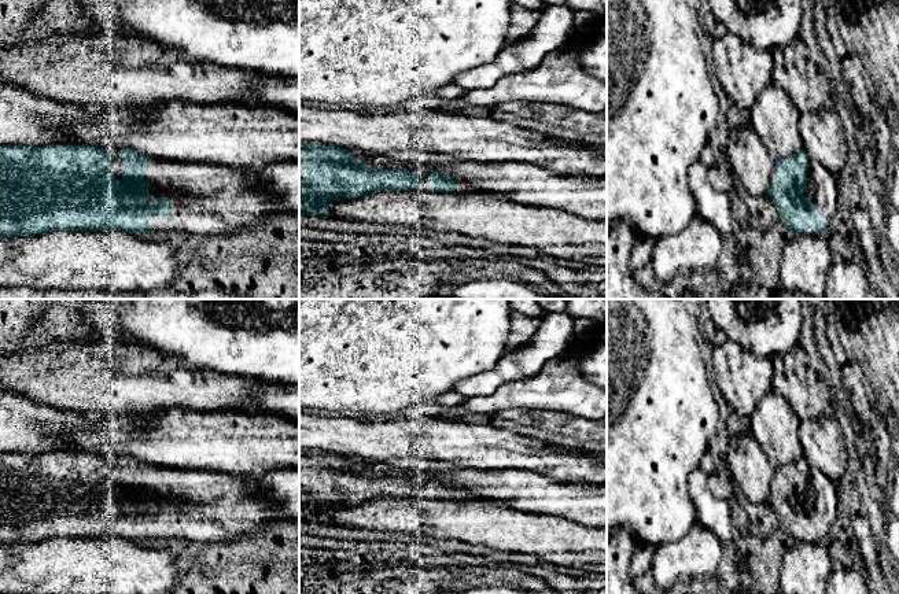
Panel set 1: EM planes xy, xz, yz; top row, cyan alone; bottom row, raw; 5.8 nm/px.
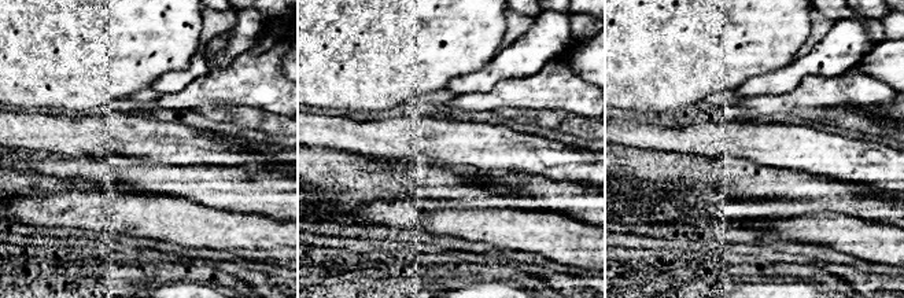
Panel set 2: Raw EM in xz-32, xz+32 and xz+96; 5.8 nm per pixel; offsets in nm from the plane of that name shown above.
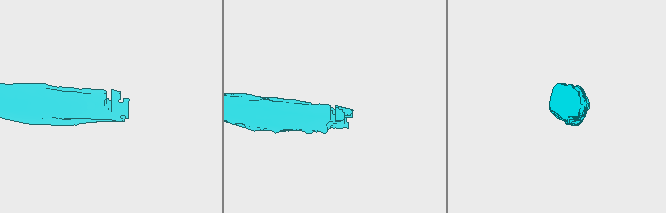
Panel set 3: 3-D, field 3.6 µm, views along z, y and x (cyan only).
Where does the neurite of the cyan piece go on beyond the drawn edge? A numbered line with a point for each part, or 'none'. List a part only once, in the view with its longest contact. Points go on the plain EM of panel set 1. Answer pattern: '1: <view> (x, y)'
1: xy (206, 506)

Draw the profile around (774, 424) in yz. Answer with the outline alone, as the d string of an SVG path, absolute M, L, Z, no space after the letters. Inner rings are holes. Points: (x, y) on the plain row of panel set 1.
M770 391L758 401L749 417L751 435L774 468L803 457L799 423L795 410L781 394Z

